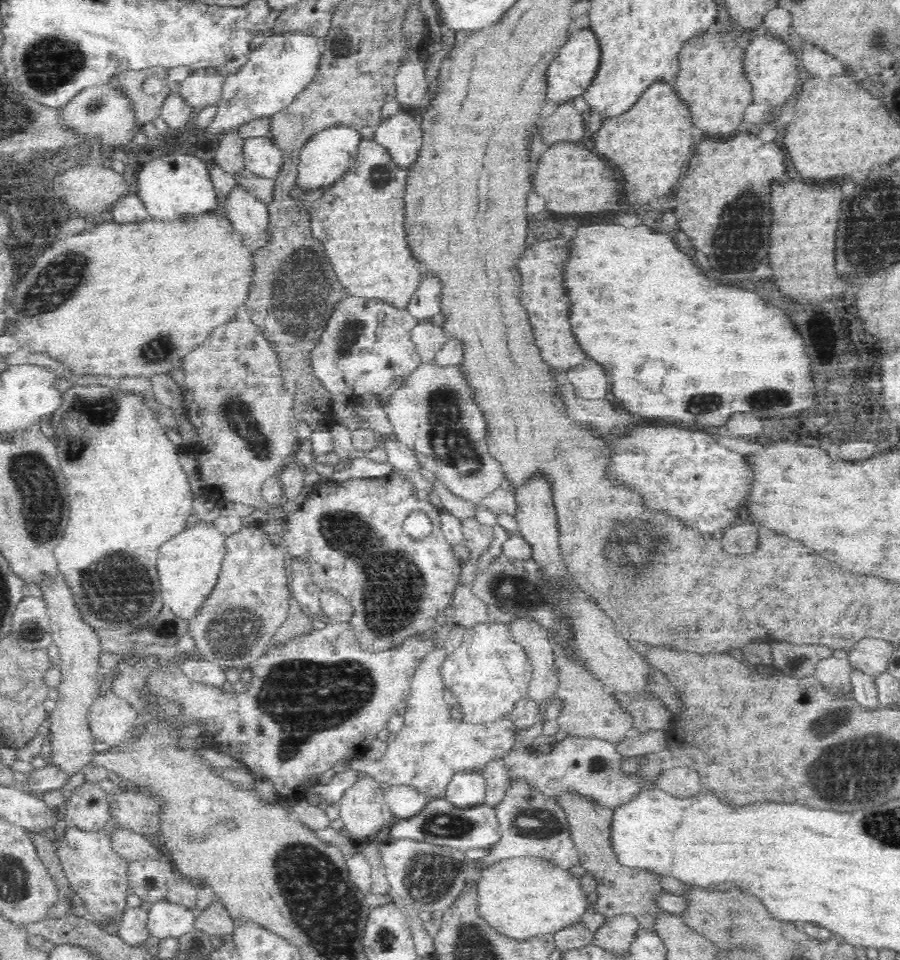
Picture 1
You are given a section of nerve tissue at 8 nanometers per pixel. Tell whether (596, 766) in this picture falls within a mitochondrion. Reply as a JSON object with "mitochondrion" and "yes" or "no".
{"mitochondrion":"yes"}

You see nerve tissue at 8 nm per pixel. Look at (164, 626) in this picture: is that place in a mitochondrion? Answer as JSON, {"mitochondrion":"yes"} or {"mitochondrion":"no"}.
{"mitochondrion":"yes"}

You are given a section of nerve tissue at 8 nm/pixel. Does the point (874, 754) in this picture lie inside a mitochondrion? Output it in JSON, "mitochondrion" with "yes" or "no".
{"mitochondrion":"yes"}

